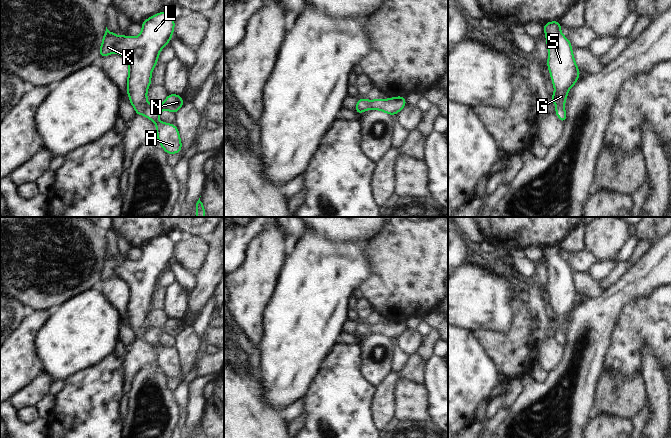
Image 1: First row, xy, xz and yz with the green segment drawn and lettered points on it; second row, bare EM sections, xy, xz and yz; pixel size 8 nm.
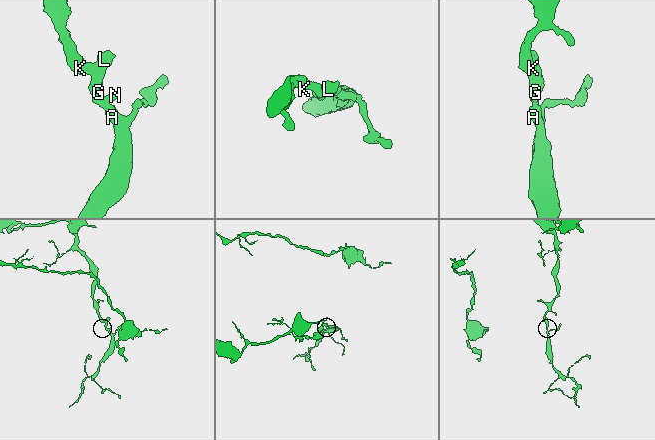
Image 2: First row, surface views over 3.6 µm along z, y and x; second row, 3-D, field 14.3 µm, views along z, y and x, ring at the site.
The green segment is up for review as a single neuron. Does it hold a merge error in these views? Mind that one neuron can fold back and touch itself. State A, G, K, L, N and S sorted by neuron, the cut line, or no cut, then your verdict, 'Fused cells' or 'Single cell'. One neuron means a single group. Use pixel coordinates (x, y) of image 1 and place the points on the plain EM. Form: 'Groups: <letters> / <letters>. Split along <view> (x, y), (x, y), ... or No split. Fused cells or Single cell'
Groups: A G K L N S. No split. Single cell

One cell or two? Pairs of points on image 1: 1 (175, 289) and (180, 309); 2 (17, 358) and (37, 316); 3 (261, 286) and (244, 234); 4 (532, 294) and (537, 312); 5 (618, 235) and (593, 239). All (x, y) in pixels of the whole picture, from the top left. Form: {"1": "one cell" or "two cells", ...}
{"1": "one cell", "2": "one cell", "3": "two cells", "4": "one cell", "5": "one cell"}

